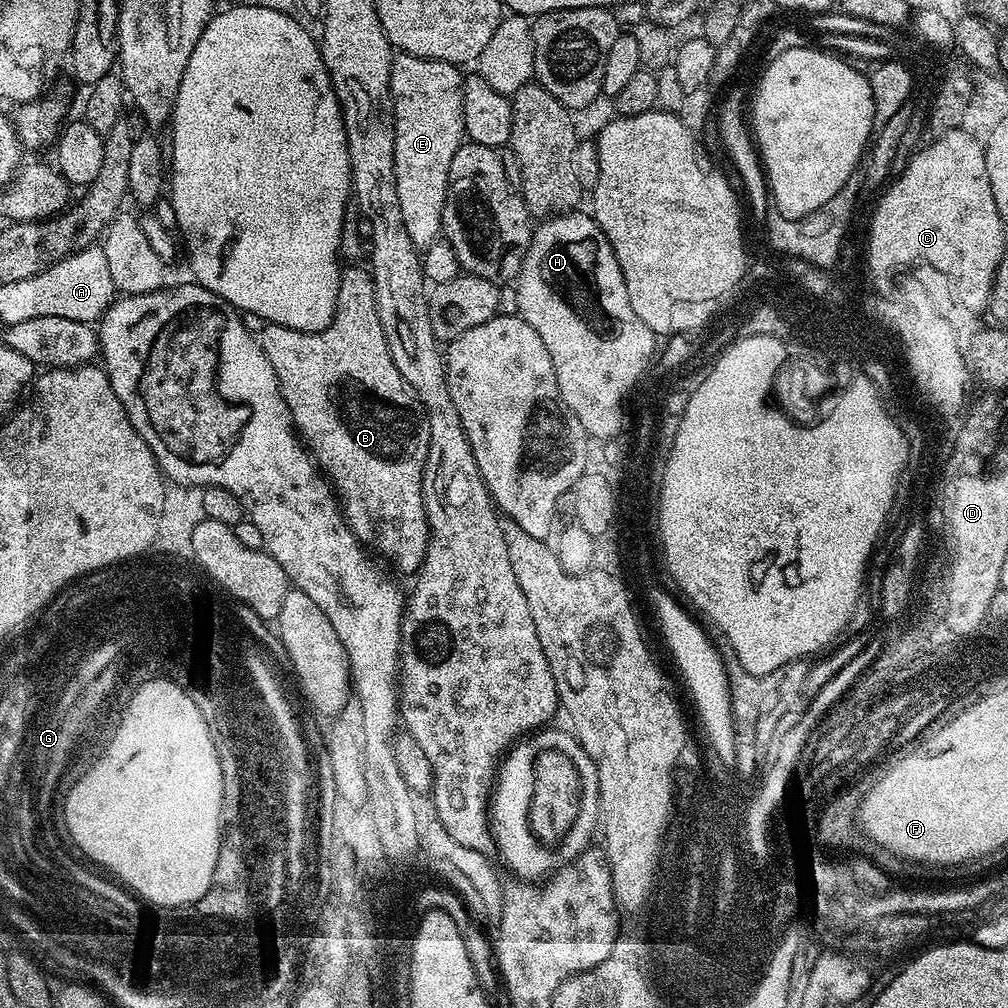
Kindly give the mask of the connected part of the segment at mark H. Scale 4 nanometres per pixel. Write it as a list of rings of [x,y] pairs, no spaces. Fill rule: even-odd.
[[[580,211],[562,212],[535,225],[528,253],[514,285],[519,316],[534,326],[538,338],[542,338],[546,345],[562,402],[572,411],[574,418],[582,422],[585,430],[604,436],[616,431],[621,397],[628,391],[628,385],[637,380],[644,361],[653,359],[658,336],[646,326],[646,322],[642,322],[642,318],[638,318],[638,314],[634,314],[630,294],[626,294],[626,278],[622,278],[618,258],[614,258],[606,234],[602,234],[591,214]]]

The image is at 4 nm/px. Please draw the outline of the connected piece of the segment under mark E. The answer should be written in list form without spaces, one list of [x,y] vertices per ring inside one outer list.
[[[397,55],[392,61],[392,73],[390,74],[390,86],[392,87],[392,113],[394,114],[394,178],[398,186],[398,206],[402,206],[402,223],[406,225],[406,234],[410,234],[410,242],[418,250],[428,248],[434,241],[442,236],[442,210],[448,193],[448,179],[450,178],[450,162],[454,162],[454,154],[458,154],[461,144],[465,143],[464,111],[462,110],[462,94],[464,93],[465,77],[460,76],[461,69],[450,62],[441,60],[427,60],[417,56]]]

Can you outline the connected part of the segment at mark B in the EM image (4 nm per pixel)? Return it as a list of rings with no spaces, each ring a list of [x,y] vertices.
[[[348,266],[341,271],[336,313],[332,325],[328,328],[324,328],[321,332],[299,332],[277,324],[265,323],[258,333],[258,339],[266,358],[270,358],[270,366],[274,366],[274,374],[278,378],[284,401],[292,415],[292,423],[296,425],[296,431],[313,461],[318,465],[319,471],[330,481],[342,505],[348,529],[355,534],[365,549],[373,548],[378,555],[385,556],[398,571],[415,573],[424,562],[424,553],[428,551],[428,515],[424,509],[424,467],[430,446],[430,426],[428,416],[424,412],[424,405],[416,401],[416,395],[410,390],[402,374],[398,374],[398,366],[394,366],[394,358],[390,358],[390,346],[386,342],[386,334],[382,334],[382,322],[378,318],[376,309],[372,273],[367,267],[356,267],[360,266]]]

